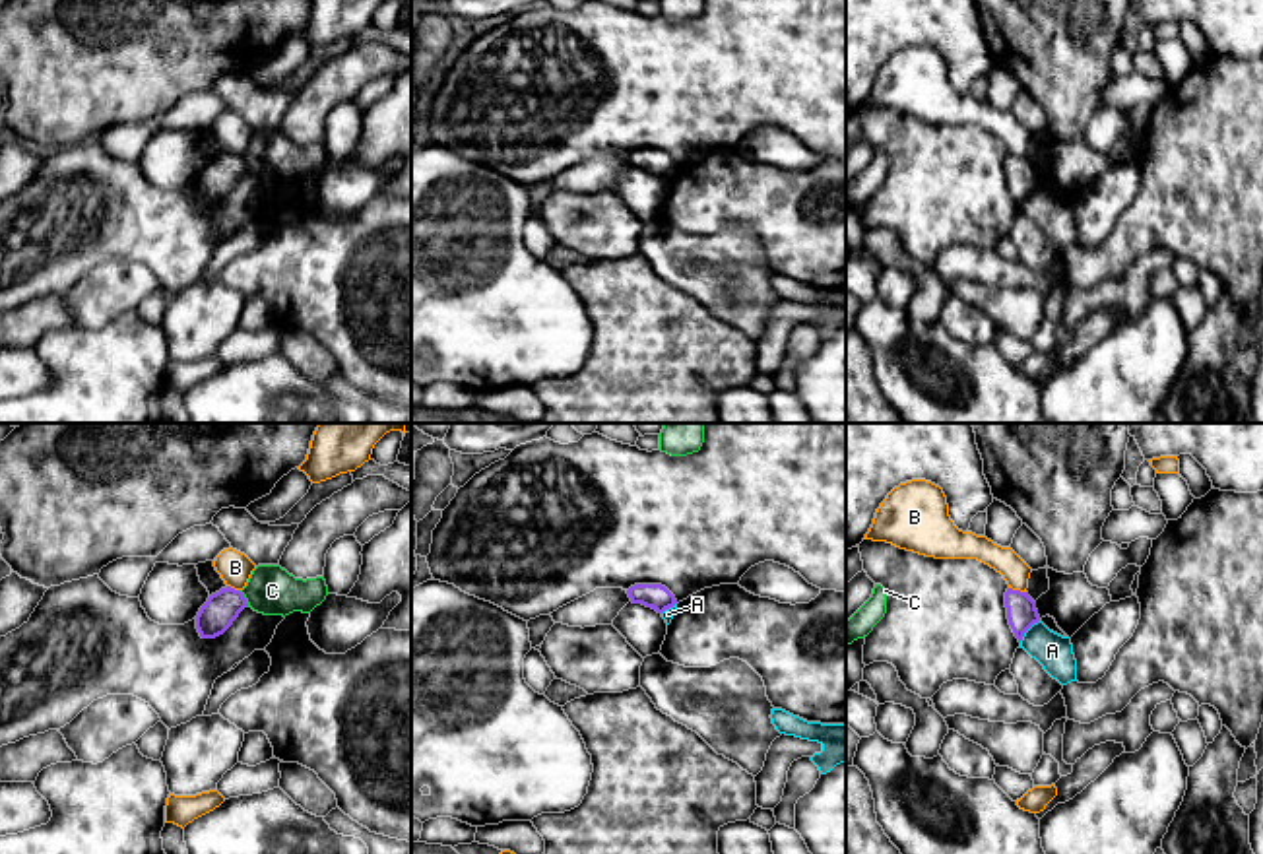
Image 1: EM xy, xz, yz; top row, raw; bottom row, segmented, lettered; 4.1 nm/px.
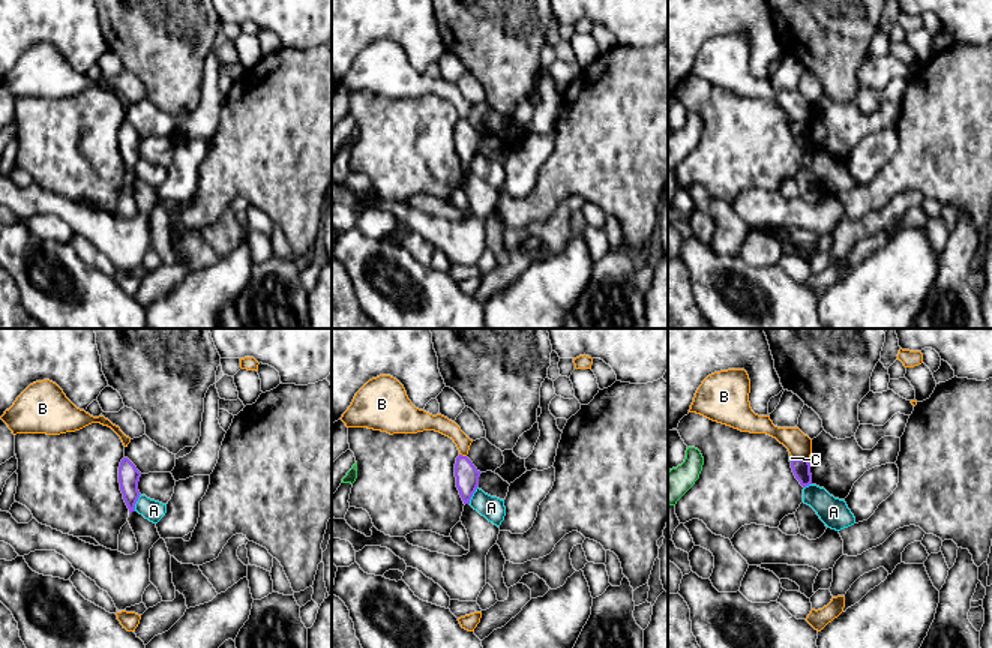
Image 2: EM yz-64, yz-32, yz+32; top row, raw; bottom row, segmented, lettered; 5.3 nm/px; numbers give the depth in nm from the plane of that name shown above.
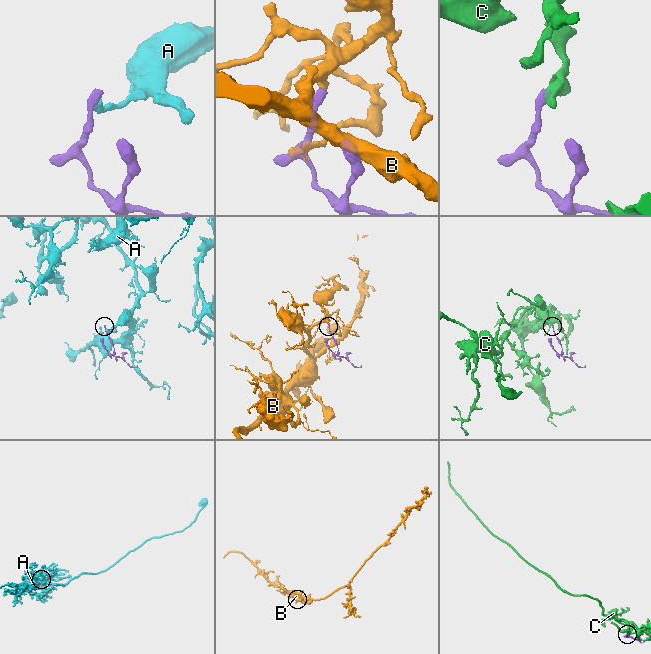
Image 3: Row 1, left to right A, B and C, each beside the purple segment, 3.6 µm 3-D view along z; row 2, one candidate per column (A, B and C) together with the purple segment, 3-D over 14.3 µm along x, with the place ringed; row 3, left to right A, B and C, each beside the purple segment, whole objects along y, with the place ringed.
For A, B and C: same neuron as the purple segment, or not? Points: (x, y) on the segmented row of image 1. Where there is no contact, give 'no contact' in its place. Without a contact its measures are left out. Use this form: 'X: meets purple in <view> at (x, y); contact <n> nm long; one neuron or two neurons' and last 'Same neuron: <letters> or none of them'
A: meets purple in yz at (1027, 629); contact 130 nm long; two neurons
B: meets purple in yz at (1017, 591); contact 80 nm long; two neurons
C: meets purple in xy at (245, 598); contact 80 nm long; two neurons
Same neuron: none of them

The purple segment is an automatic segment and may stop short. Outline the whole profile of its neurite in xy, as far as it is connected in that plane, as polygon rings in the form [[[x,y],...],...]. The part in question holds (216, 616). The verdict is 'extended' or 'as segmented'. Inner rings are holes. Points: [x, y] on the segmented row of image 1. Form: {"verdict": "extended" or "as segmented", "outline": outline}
{"verdict": "as segmented", "outline": [[[227,586],[211,594],[196,615],[200,637],[215,639],[223,635],[244,608],[248,608],[248,602],[241,590]]]}

